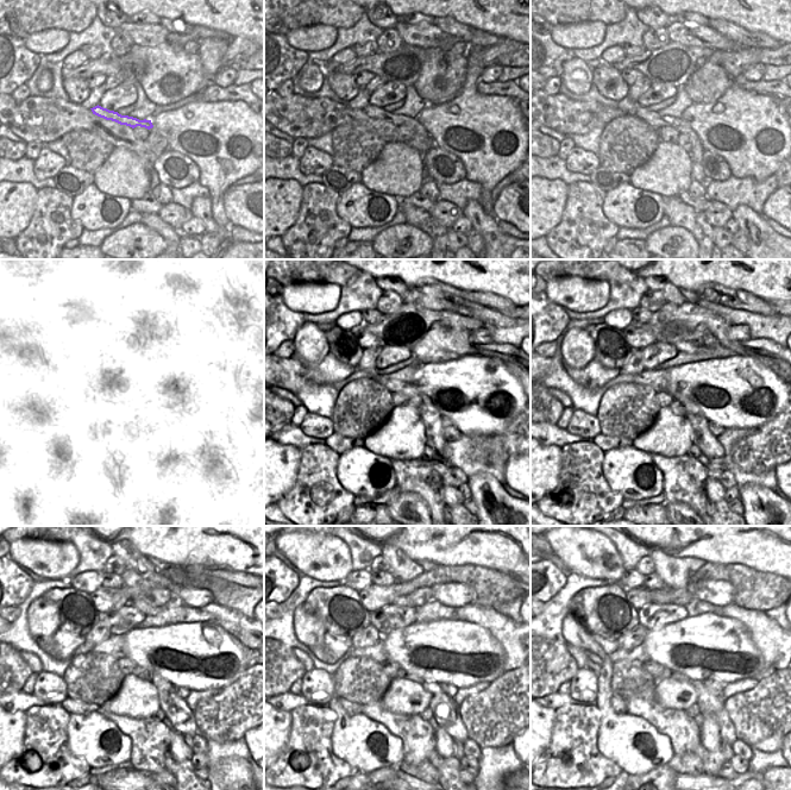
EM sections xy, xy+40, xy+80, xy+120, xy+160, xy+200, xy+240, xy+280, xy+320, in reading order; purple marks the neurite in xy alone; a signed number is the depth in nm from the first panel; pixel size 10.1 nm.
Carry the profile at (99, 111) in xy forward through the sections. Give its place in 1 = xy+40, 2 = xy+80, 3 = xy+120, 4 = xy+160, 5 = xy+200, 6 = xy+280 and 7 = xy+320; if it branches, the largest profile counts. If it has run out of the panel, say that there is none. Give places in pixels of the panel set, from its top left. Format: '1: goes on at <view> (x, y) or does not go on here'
1: goes on at xy+40 (378, 113)
2: goes on at xy+80 (654, 119)
3: goes on at xy+120 (163, 415)
4: goes on at xy+160 (432, 419)
5: goes on at xy+200 (709, 445)
6: goes on at xy+280 (445, 710)
7: goes on at xy+320 (709, 704)

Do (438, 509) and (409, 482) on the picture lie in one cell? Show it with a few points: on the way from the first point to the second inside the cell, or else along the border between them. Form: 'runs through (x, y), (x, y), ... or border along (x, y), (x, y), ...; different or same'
runs through (434, 501), (418, 484); same

